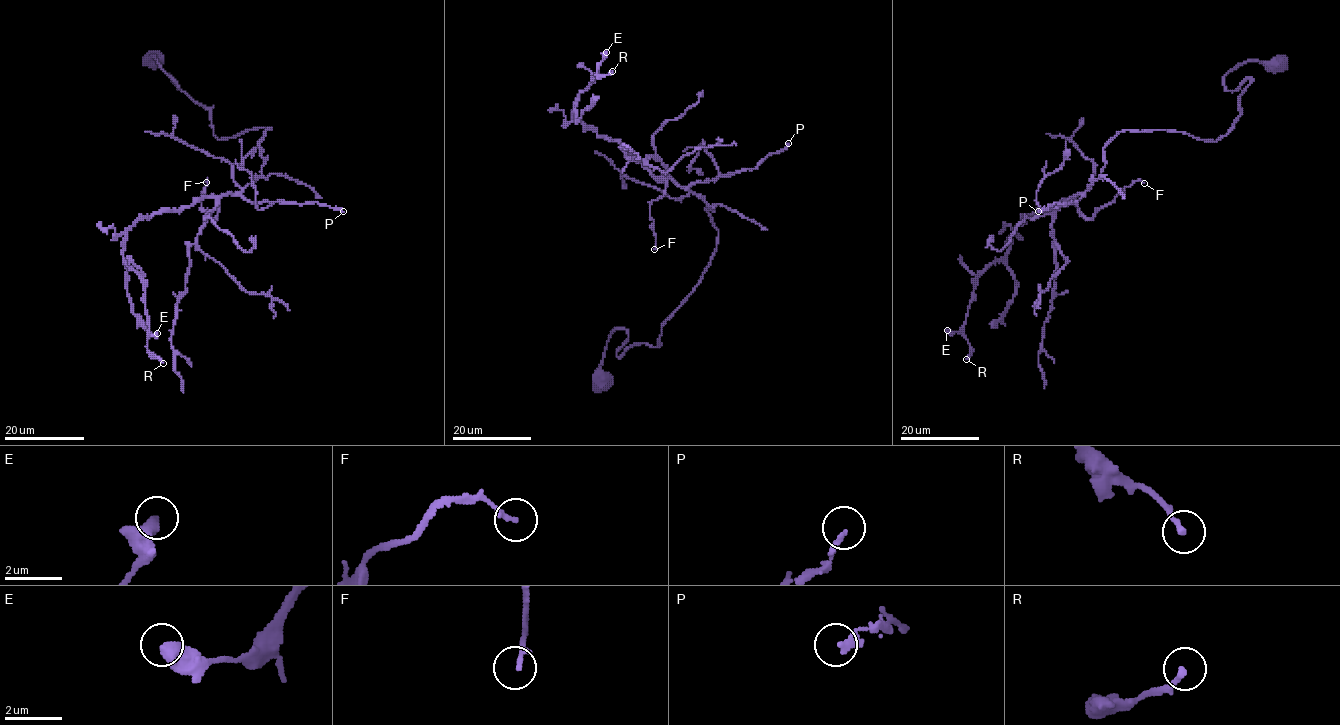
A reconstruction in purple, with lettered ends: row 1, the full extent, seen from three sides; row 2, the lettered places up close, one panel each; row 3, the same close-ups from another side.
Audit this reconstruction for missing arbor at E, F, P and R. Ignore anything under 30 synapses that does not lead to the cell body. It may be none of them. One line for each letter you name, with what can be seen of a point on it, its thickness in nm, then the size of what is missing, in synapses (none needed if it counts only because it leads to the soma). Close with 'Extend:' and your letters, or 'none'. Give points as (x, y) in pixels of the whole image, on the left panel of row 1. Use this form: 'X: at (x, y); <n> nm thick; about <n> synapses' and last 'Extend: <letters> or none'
Extend: none

